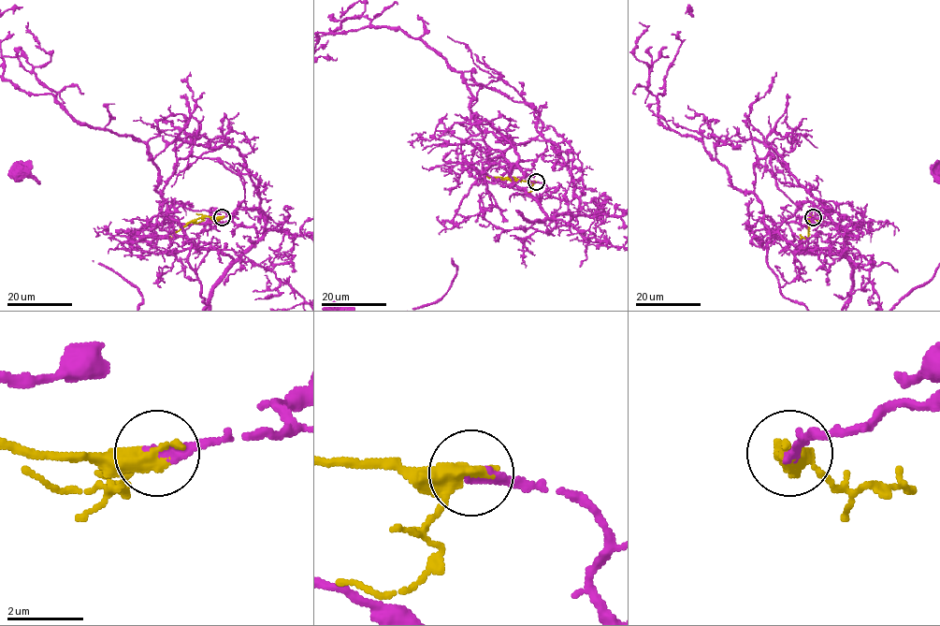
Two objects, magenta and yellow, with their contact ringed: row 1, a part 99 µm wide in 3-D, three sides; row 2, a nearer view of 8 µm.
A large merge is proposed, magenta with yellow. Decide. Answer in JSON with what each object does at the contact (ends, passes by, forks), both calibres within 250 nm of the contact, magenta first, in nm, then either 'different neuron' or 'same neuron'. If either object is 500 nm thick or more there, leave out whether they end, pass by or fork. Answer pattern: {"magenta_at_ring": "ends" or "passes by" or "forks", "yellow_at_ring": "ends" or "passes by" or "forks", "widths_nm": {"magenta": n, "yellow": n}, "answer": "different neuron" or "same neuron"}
{"magenta_at_ring": "ends", "yellow_at_ring": "passes by", "widths_nm": {"magenta": 280, "yellow": 400}, "answer": "same neuron"}

